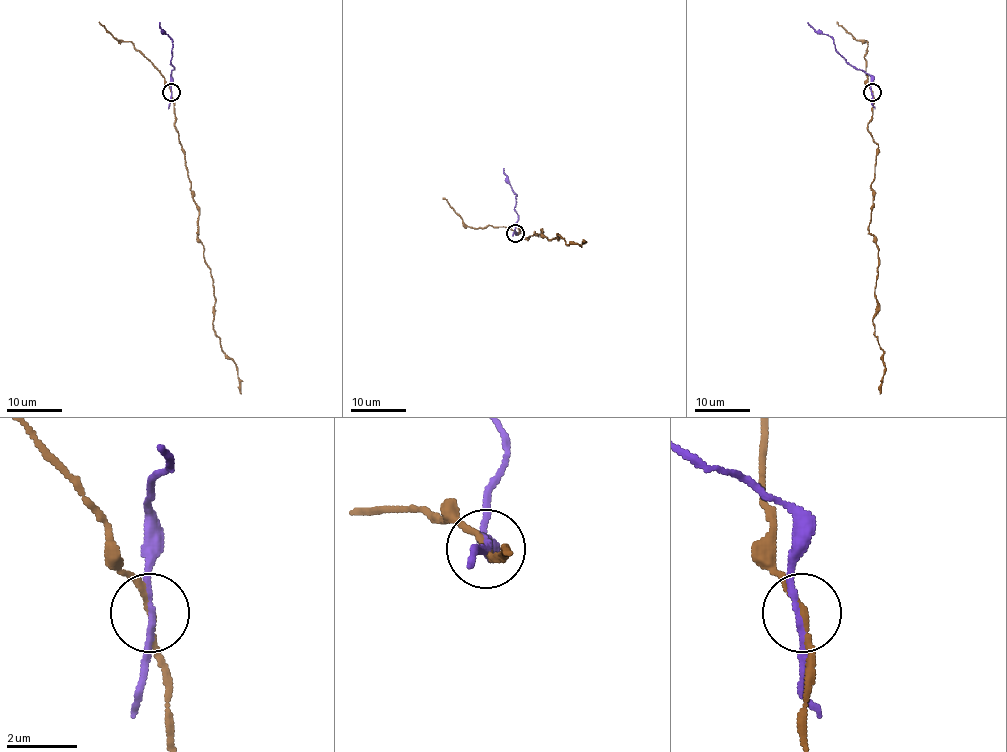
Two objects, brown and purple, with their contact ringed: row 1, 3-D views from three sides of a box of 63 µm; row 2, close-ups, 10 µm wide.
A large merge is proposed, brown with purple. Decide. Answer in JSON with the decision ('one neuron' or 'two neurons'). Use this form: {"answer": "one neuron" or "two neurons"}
{"answer": "two neurons"}

